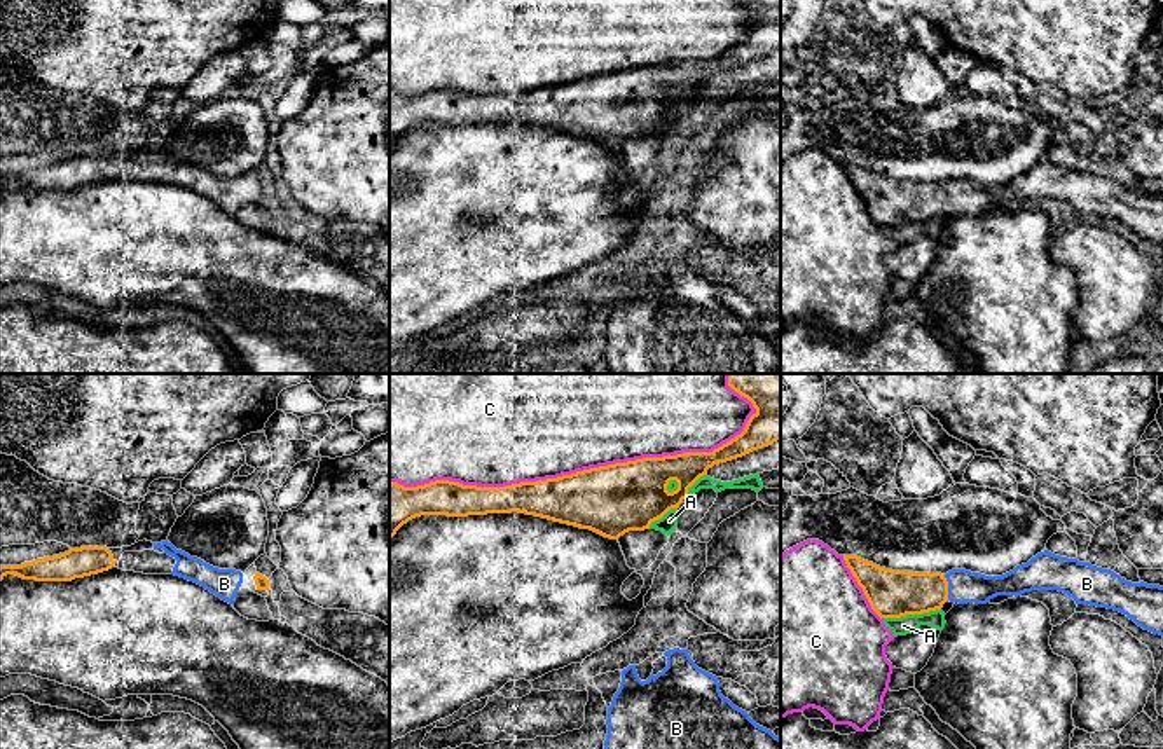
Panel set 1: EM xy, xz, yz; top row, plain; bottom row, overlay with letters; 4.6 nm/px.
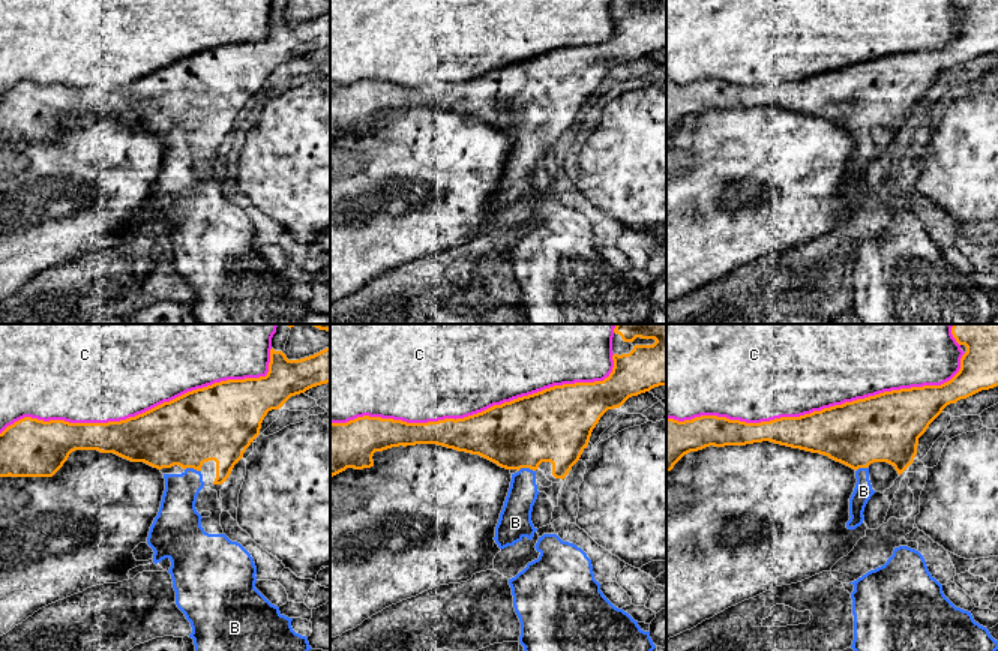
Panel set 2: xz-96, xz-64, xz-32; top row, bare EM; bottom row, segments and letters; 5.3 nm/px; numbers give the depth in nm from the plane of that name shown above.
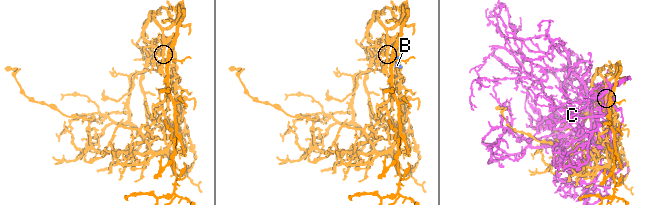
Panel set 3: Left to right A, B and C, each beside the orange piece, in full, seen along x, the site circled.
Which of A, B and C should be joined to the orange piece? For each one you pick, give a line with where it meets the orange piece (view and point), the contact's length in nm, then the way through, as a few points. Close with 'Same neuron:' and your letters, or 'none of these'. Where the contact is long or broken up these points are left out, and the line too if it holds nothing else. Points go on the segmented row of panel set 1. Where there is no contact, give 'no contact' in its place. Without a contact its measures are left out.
B: contact yz (947, 587); length 120 nm; way yz (894, 594), (928, 592), (947, 587), (964, 587)
Same neuron: B

